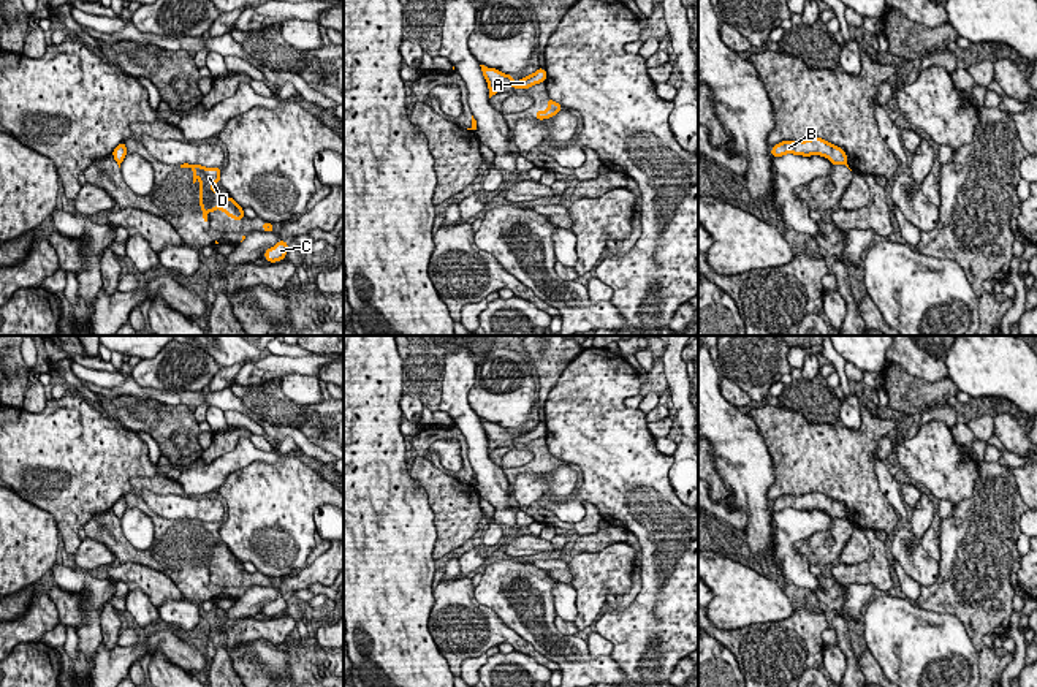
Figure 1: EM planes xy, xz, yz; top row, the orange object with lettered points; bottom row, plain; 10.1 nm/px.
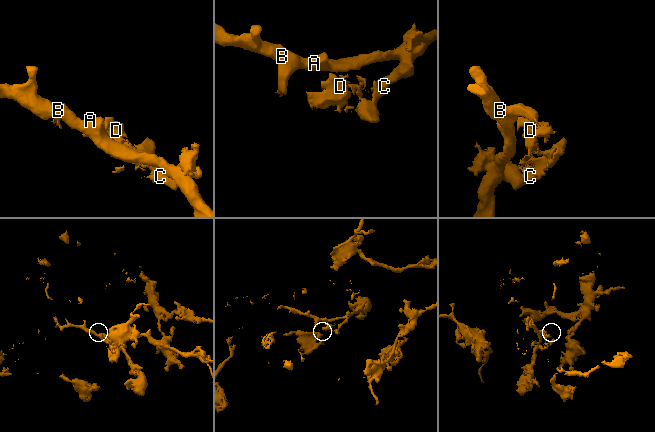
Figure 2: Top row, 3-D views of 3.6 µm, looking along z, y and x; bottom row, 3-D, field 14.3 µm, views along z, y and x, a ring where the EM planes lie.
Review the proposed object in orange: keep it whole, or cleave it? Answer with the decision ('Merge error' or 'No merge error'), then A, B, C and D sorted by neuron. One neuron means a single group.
Merge error. Groups: A B / C D

